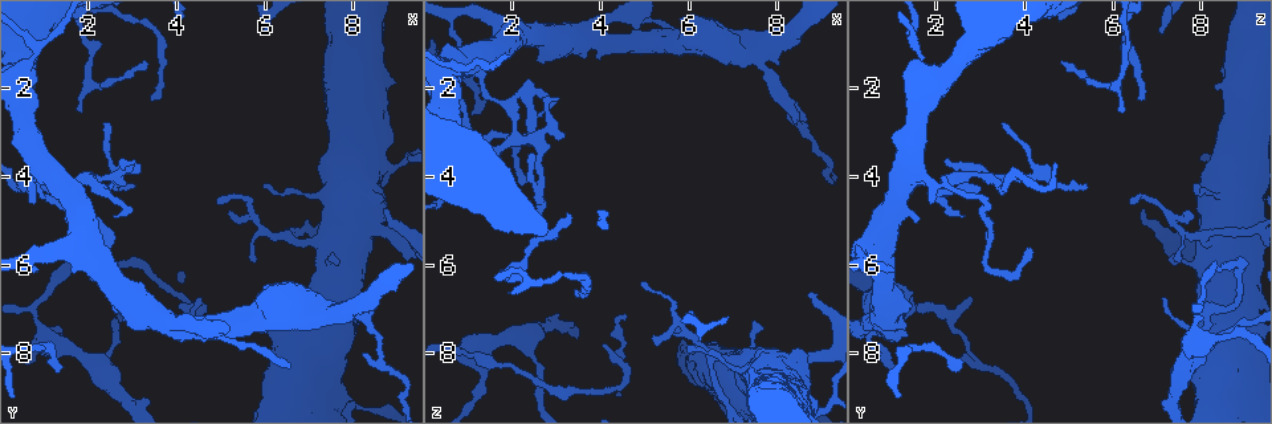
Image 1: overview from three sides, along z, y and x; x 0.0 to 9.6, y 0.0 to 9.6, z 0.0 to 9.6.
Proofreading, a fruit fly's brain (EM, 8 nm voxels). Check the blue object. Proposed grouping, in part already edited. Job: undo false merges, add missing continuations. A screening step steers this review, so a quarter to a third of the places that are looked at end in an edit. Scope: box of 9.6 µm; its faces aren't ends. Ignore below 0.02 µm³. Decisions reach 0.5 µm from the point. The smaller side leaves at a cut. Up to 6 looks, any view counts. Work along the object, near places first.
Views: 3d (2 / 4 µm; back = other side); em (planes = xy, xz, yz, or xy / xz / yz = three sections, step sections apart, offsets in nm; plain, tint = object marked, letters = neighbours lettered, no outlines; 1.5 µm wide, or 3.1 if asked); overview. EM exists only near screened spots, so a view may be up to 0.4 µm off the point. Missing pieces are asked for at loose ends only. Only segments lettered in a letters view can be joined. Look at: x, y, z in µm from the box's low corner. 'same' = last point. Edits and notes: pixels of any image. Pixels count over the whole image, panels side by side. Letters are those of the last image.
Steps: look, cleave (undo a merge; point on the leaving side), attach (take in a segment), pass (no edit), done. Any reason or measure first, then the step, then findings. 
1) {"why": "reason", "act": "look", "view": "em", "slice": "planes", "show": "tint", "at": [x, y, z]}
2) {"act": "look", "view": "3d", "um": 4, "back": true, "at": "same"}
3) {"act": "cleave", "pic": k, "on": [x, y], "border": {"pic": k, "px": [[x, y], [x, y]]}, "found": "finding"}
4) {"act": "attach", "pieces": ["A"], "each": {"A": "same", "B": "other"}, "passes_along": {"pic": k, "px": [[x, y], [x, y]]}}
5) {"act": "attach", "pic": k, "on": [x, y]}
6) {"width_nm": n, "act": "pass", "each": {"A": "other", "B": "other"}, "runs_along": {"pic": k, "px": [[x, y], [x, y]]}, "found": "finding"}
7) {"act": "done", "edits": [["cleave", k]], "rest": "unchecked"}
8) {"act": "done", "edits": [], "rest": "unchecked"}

{"why": "long arm stops here", "act": "look", "view": "3d", "um": 4, "at": [8.75, 4.70, 6.70]}

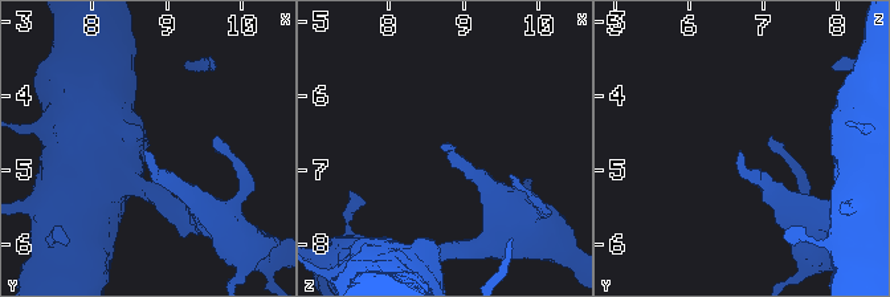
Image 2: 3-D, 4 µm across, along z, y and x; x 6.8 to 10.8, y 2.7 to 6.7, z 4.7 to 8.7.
{"act": "look", "view": "em", "slice": "planes", "show": "plain", "at": [8.70, 4.70, 6.70]}

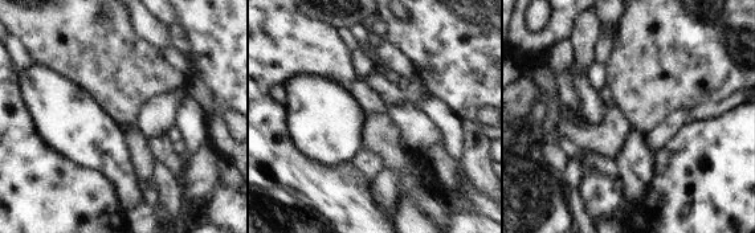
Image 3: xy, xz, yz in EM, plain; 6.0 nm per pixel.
{"why": "see the neighbours", "act": "look", "view": "em", "slice": "planes", "show": "letters", "at": "same"}

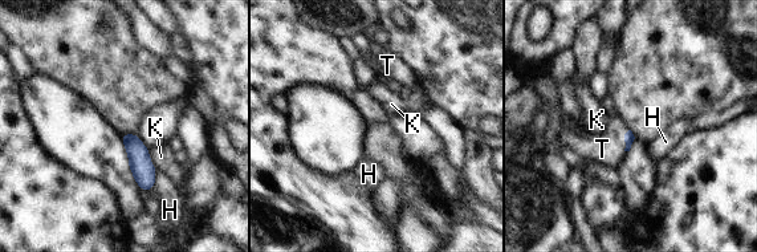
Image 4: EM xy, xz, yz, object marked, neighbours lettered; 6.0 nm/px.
{"act": "attach", "pieces": ["T"], "each": {"H": "other", "K": "other", "T": "same"}, "passes_along": {"pic": 4, "px": [[629, 137], [625, 139], [602, 149]]}, "found": "the neuron continues"}

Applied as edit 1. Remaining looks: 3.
{"why": "branch stops here", "act": "look", "view": "em", "slice": "yz", "step": 8, "show": "letters", "at": [5.10, 4.90, 7.65]}

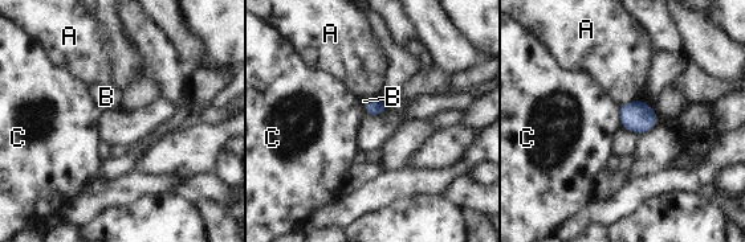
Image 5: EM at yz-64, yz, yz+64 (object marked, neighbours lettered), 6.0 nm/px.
{"width_nm": 100, "act": "pass", "each": {"A": "other", "B": "other", "C": "other"}, "border": {"pic": 5, "px": [[375, 98], [363, 109]]}, "found": "none of them fits"}

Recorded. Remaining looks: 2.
{"act": "done", "edits": [["attach", 4]], "rest": "unchecked"}

